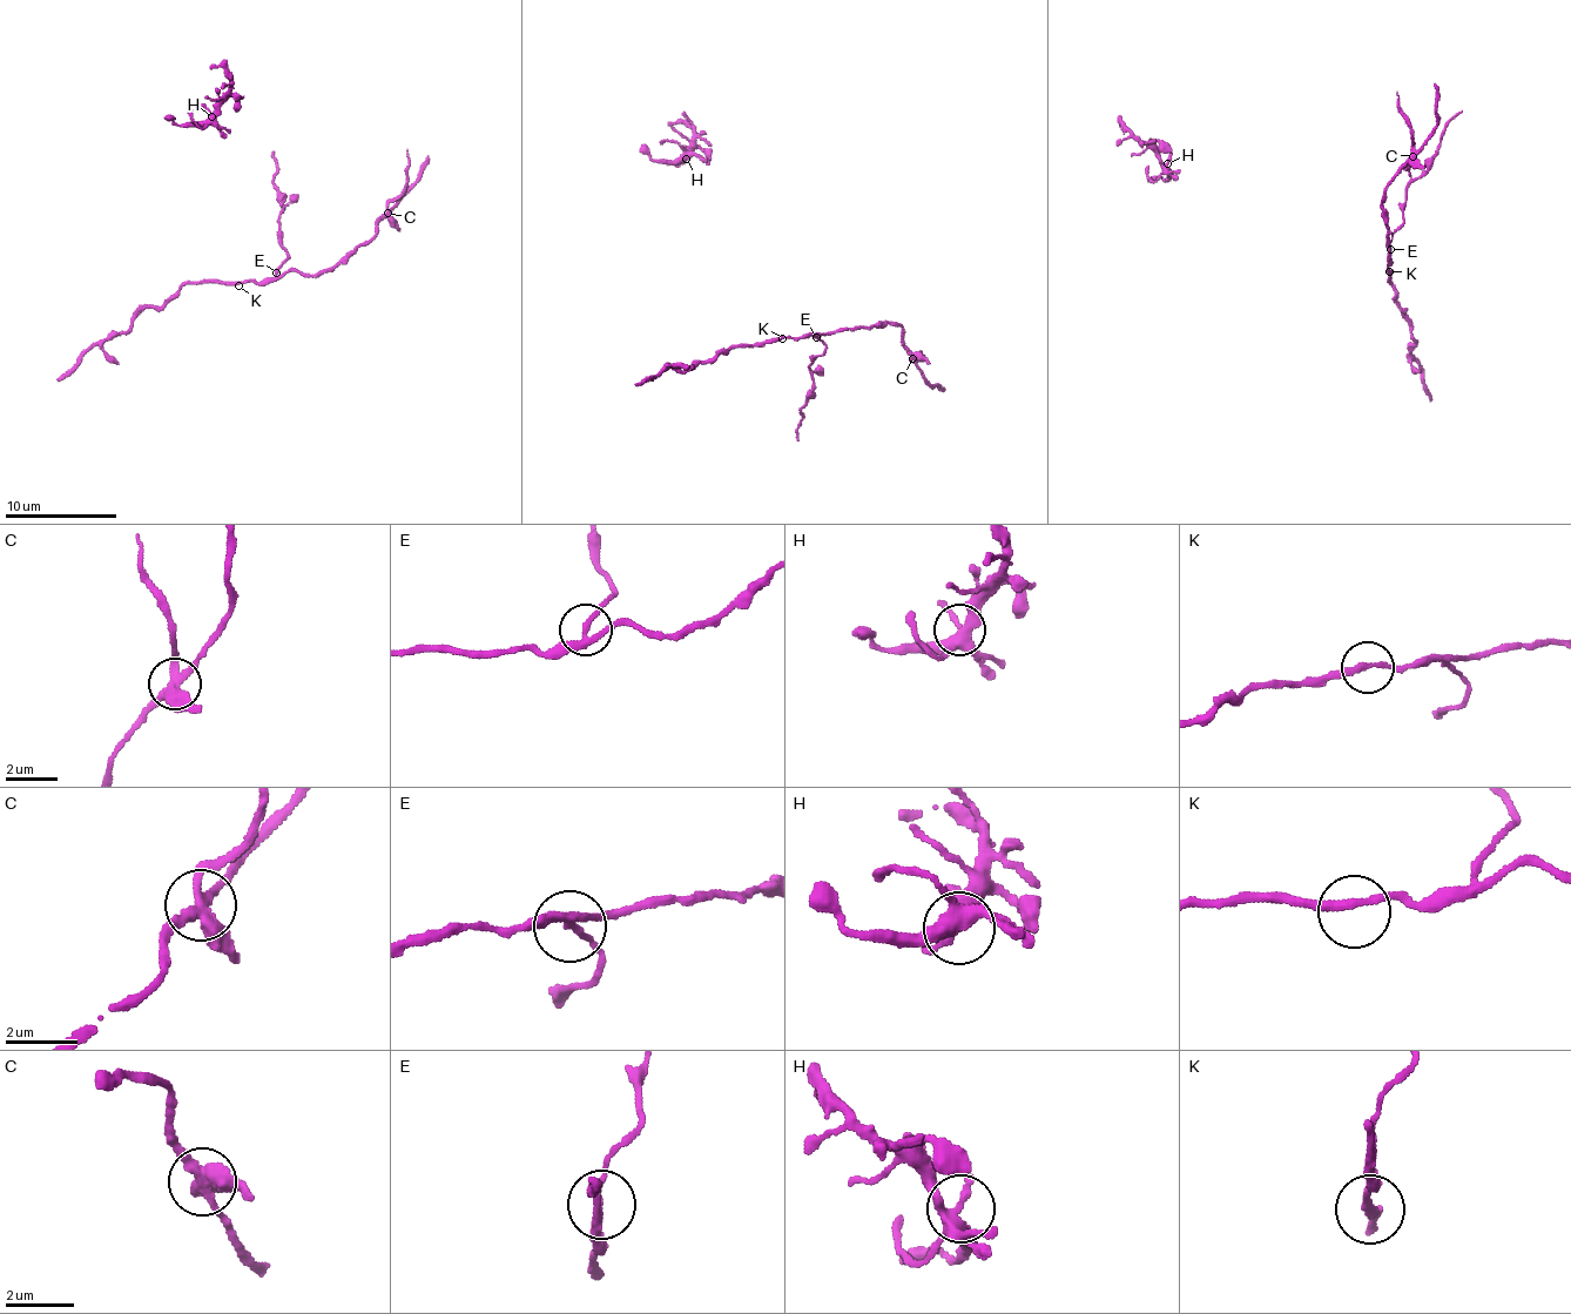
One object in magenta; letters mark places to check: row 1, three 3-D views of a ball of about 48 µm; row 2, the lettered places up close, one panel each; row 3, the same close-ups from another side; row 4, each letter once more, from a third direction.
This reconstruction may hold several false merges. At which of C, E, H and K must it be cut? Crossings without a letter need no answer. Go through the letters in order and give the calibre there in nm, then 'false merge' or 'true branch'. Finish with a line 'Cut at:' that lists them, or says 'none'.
C: 360 nm | false merge
E: 200 nm | false merge
H: 360 nm | true branch
K: 220 nm | true branch
Cut at: C, E

